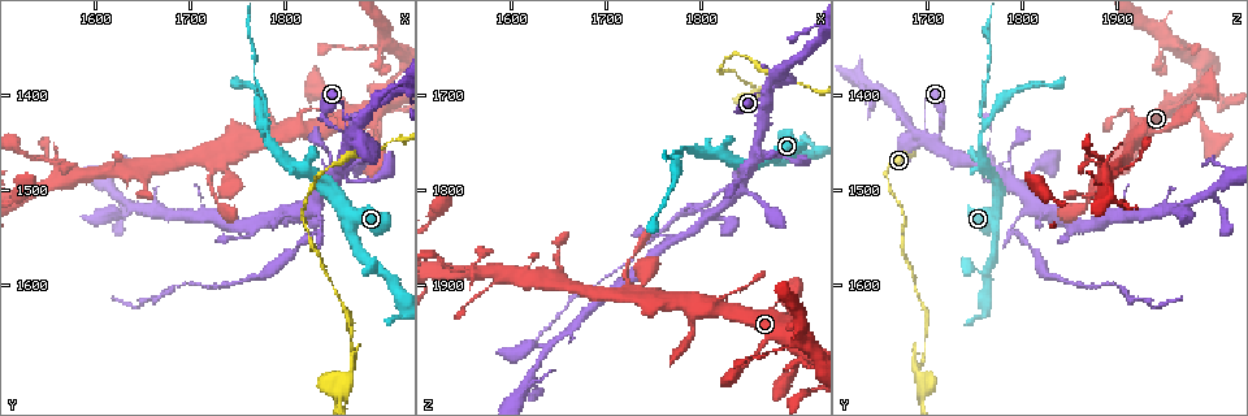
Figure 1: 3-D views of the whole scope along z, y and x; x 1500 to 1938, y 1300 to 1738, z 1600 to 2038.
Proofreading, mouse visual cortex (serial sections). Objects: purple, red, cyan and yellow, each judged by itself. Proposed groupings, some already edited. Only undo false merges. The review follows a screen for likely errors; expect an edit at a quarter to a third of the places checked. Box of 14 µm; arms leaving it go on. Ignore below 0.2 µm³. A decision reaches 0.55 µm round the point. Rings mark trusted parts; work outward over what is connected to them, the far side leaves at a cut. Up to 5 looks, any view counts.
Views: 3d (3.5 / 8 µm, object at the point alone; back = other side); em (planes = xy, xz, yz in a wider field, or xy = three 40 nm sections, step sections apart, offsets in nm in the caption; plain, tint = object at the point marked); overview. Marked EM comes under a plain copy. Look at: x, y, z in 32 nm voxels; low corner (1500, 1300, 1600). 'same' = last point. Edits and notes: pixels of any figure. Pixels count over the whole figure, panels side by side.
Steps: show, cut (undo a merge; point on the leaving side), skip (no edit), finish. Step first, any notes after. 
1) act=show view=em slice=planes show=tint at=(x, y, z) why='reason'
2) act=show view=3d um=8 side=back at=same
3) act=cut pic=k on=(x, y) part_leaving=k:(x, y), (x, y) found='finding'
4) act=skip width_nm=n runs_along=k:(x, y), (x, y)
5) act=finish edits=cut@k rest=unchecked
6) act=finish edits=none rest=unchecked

act=show view=3d um=8 at=(1835, 1540, 1790) why='abrupt turn'

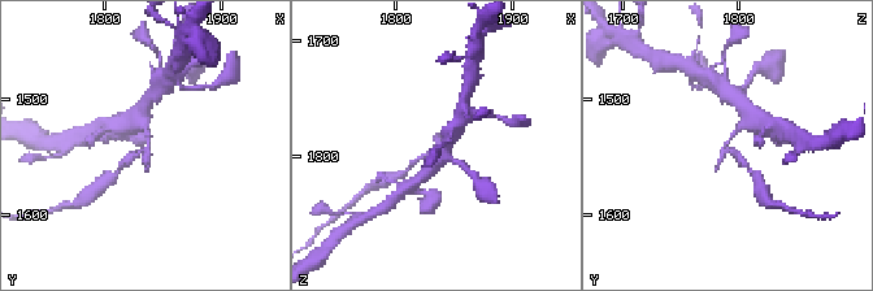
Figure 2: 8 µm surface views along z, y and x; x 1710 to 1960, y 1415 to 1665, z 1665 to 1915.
act=show view=em slice=xy step=3 show=tint at=(1838, 1542, 1792)

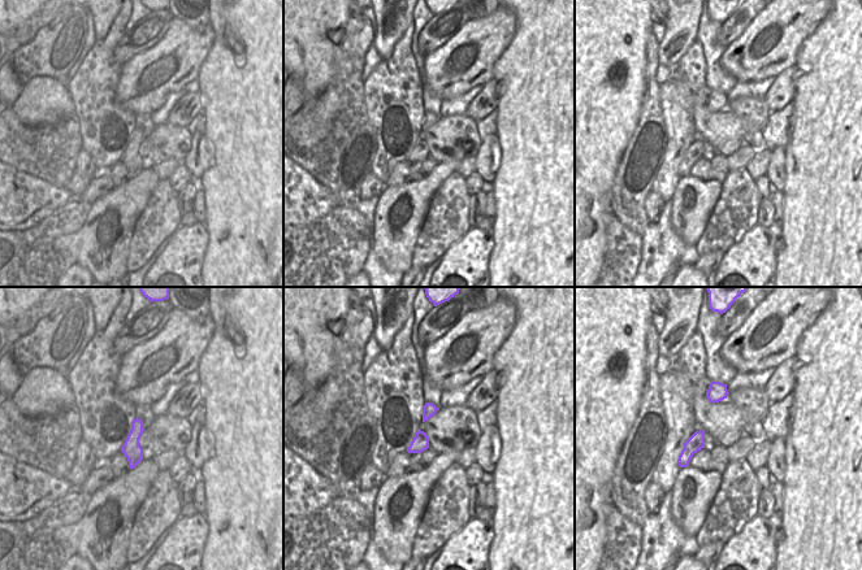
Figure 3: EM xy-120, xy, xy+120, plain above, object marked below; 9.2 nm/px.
act=skip runs_along=2:(143, 109), (147, 150), (122, 165) found='one cell here'

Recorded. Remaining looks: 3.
act=show view=3d um=8 at=(1570, 1485, 1885)

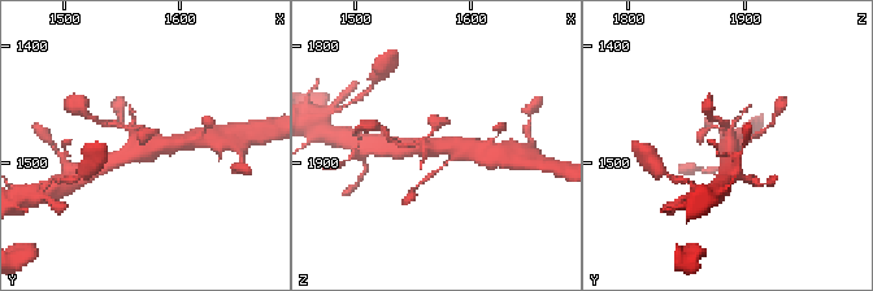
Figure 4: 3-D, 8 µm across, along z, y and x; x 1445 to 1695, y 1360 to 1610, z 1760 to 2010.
act=show view=3d um=3.5 at=(1570, 1488, 1888)

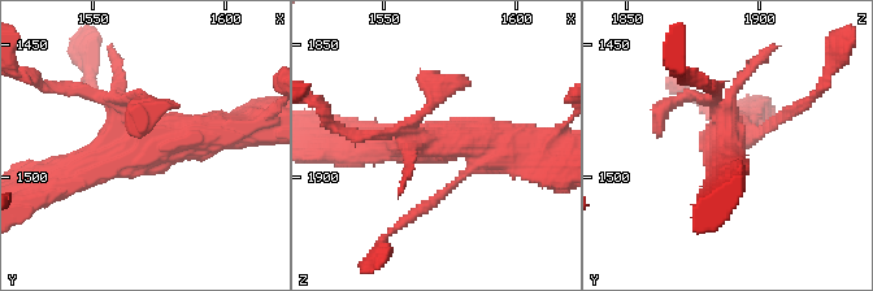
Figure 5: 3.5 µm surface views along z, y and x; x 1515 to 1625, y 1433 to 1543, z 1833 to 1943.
act=show view=em slice=xy step=5 show=tint at=(1571, 1487, 1888)

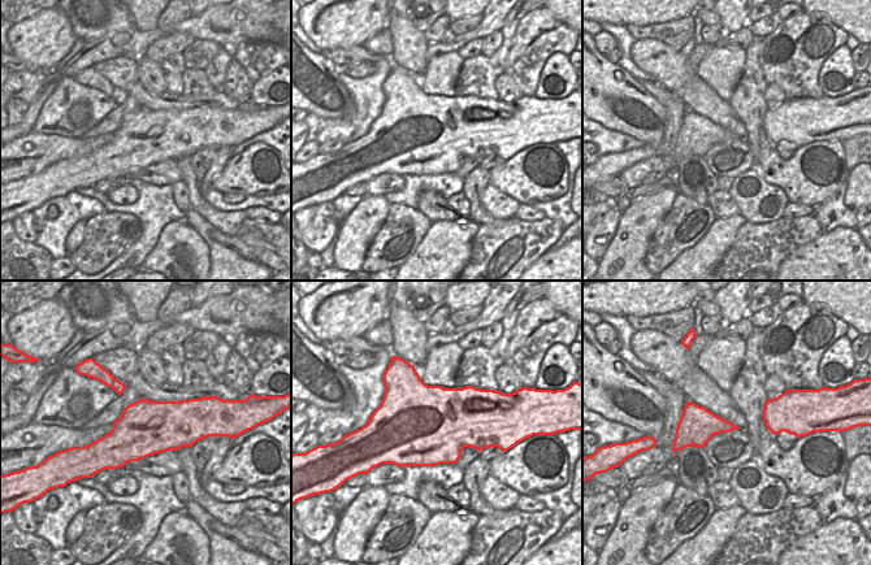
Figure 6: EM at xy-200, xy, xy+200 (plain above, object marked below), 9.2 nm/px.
act=skip runs_along=5:(233, 130), (129, 146), (69, 169) found='continuous, no second cell'

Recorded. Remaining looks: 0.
act=finish edits=none rest=unchecked

